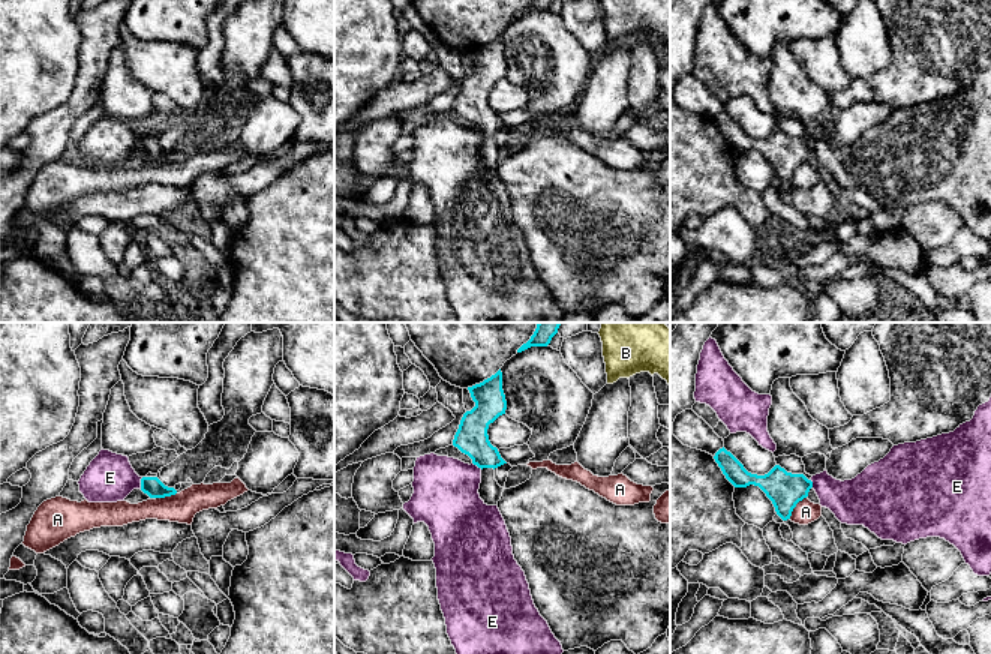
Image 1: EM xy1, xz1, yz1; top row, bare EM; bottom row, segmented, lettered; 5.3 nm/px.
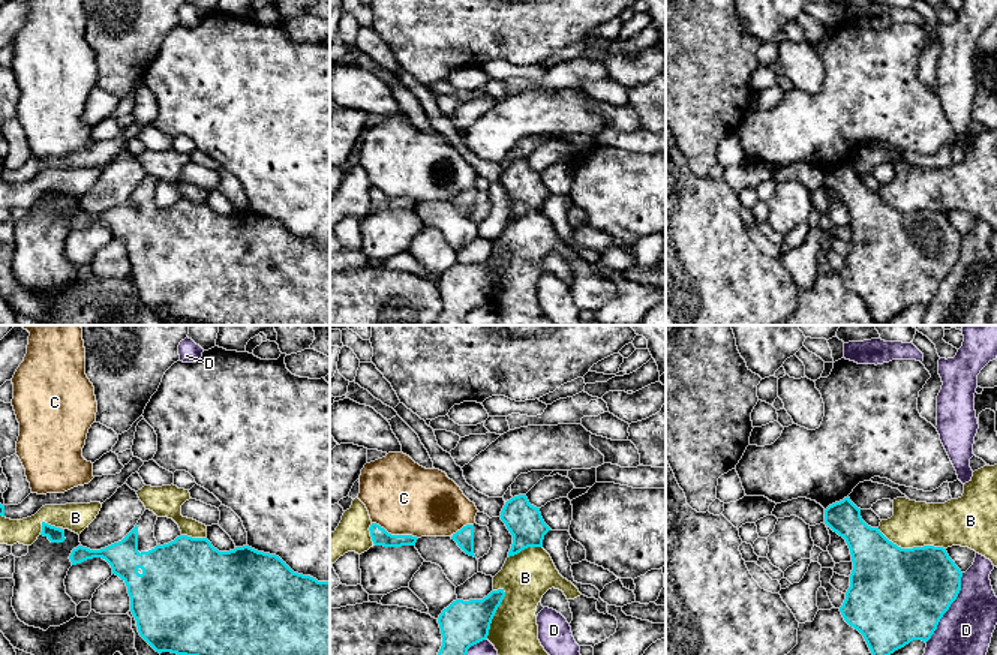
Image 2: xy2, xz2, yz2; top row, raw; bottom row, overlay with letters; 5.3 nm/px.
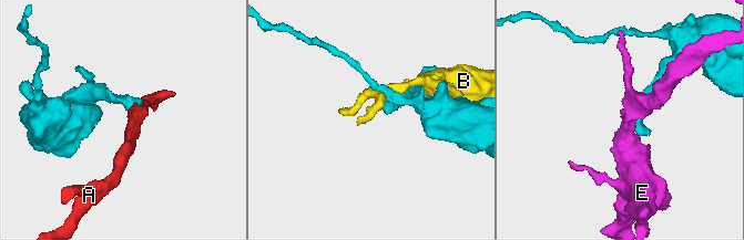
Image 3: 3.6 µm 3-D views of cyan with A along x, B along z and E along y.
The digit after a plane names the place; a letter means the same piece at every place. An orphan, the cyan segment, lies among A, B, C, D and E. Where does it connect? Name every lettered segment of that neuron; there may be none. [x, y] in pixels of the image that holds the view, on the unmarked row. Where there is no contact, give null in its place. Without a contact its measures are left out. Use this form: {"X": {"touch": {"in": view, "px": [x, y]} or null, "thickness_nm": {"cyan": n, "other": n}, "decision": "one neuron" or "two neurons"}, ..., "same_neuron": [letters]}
{"A": {"touch": {"in": "yz1", "px": [795, 170]}, "thickness_nm": {"cyan": 190, "other": 130}, "decision": "two neurons"}, "B": {"touch": {"in": "yz2", "px": [913, 212]}, "thickness_nm": {"cyan": 480, "other": 240}, "decision": "two neurons"}, "C": {"touch": {"in": "xz2", "px": [395, 200]}, "thickness_nm": {"cyan": 90, "other": 400}, "decision": "two neurons"}, "D": {"touch": {"in": "yz2", "px": [949, 270]}, "thickness_nm": {"cyan": 480, "other": 320}, "decision": "two neurons"}, "E": {"touch": {"in": "xy1", "px": [141, 147]}, "thickness_nm": {"cyan": 100, "other": 260}, "decision": "two neurons"}, "same_neuron": []}

